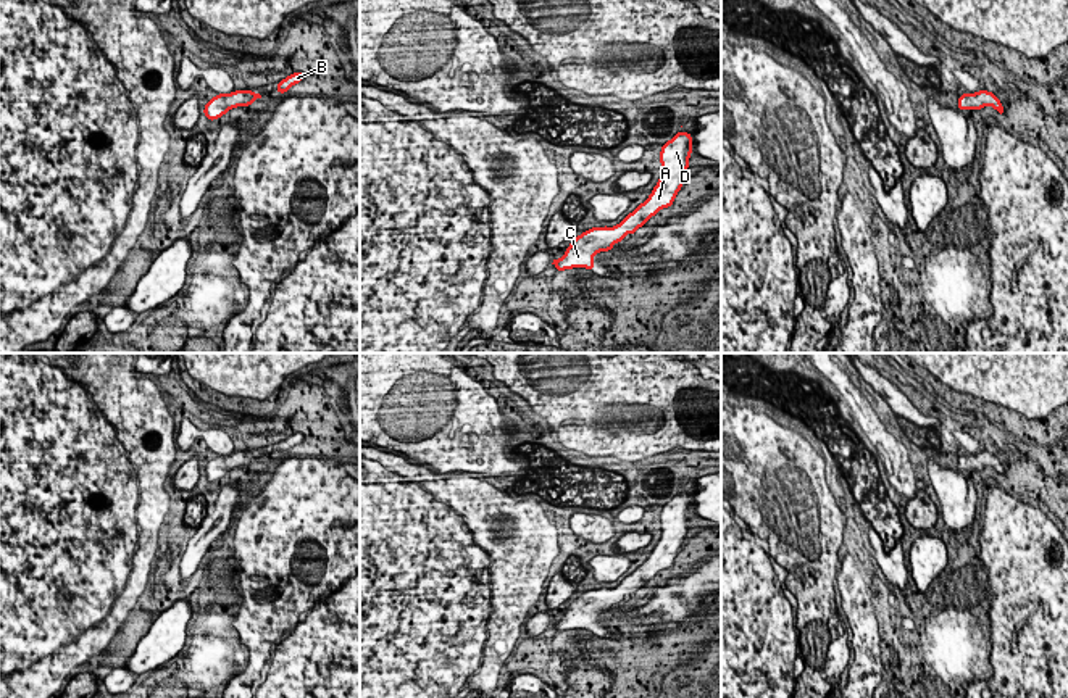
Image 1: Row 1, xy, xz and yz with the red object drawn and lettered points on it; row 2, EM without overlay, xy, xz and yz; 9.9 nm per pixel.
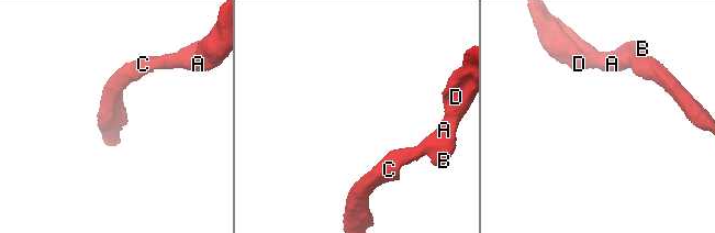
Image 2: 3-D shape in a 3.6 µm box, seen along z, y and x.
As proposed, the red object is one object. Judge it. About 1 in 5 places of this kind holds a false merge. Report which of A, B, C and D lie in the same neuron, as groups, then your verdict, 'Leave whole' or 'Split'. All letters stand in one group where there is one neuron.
Groups: A B C D. Leave whole

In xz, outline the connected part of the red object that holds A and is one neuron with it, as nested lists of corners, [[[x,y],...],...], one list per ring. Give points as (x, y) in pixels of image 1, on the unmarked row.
[[[682,490],[666,505],[661,506],[660,524],[661,538],[653,548],[649,559],[629,574],[618,587],[592,588],[578,596],[565,616],[553,621],[557,634],[573,629],[586,629],[594,632],[594,617],[600,613],[610,613],[615,605],[624,601],[626,595],[632,595],[645,587],[660,571],[673,567],[674,558],[684,546],[692,516],[692,495]]]

